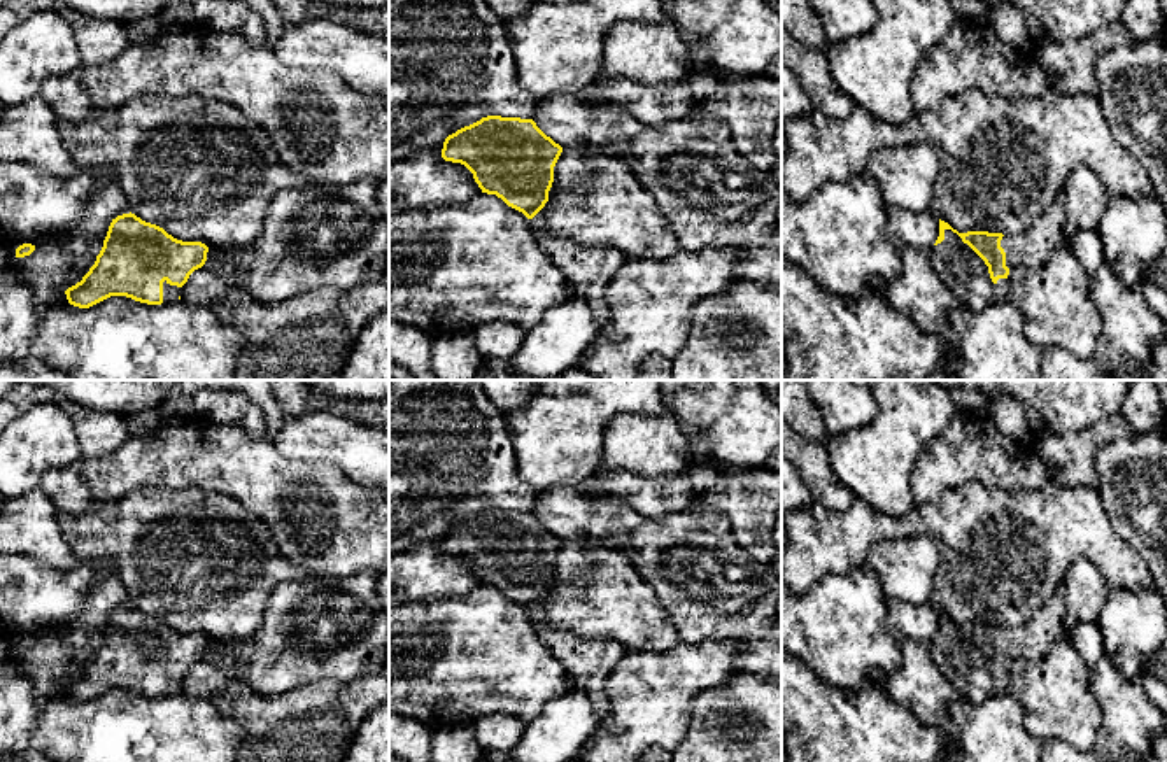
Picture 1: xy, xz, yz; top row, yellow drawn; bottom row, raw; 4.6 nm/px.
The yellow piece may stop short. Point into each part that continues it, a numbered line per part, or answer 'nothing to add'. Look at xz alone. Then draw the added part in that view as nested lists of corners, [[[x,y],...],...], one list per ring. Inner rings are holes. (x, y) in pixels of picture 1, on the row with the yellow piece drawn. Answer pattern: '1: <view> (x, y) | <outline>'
1: xz (589, 270) | [[[540,212],[529,219],[529,226],[543,252],[571,284],[575,296],[589,305],[599,331],[605,331],[610,322],[610,308],[605,301],[605,291],[615,273],[627,261],[626,252],[620,249],[585,247],[554,236],[545,231],[545,222]]]

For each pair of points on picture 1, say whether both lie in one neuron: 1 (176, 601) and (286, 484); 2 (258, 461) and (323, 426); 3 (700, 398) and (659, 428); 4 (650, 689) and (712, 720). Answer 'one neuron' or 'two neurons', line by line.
1: two neurons
2: two neurons
3: two neurons
4: two neurons

